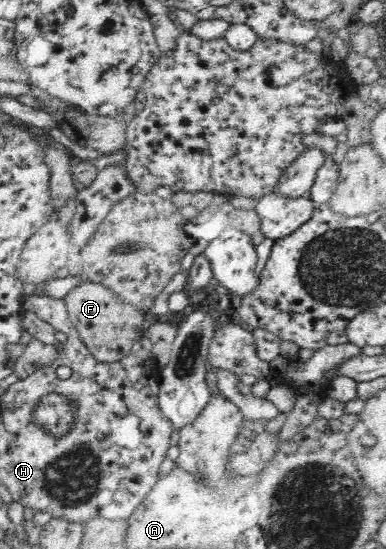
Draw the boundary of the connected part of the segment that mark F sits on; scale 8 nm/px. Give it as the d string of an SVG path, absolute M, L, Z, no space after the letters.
M84 280L72 287L63 297L73 326L78 330L80 339L88 347L91 356L102 363L118 361L124 352L131 348L146 334L146 329L159 322L161 318L154 310L139 310L122 300L115 292L100 283Z

